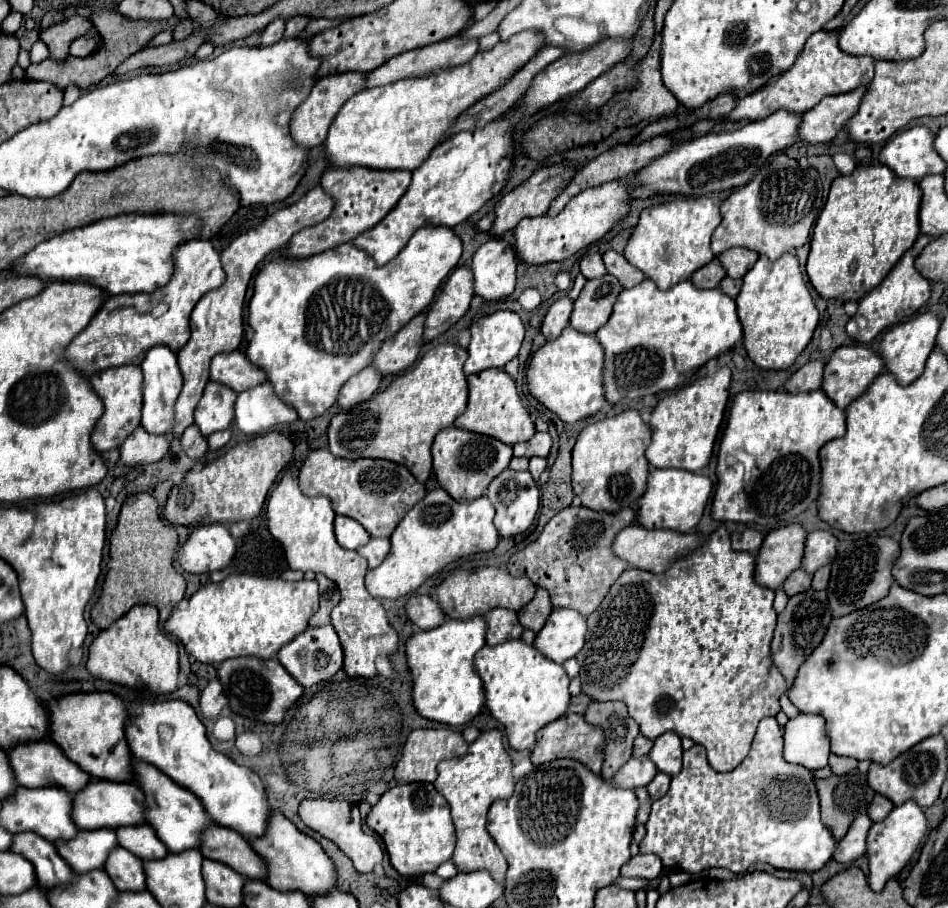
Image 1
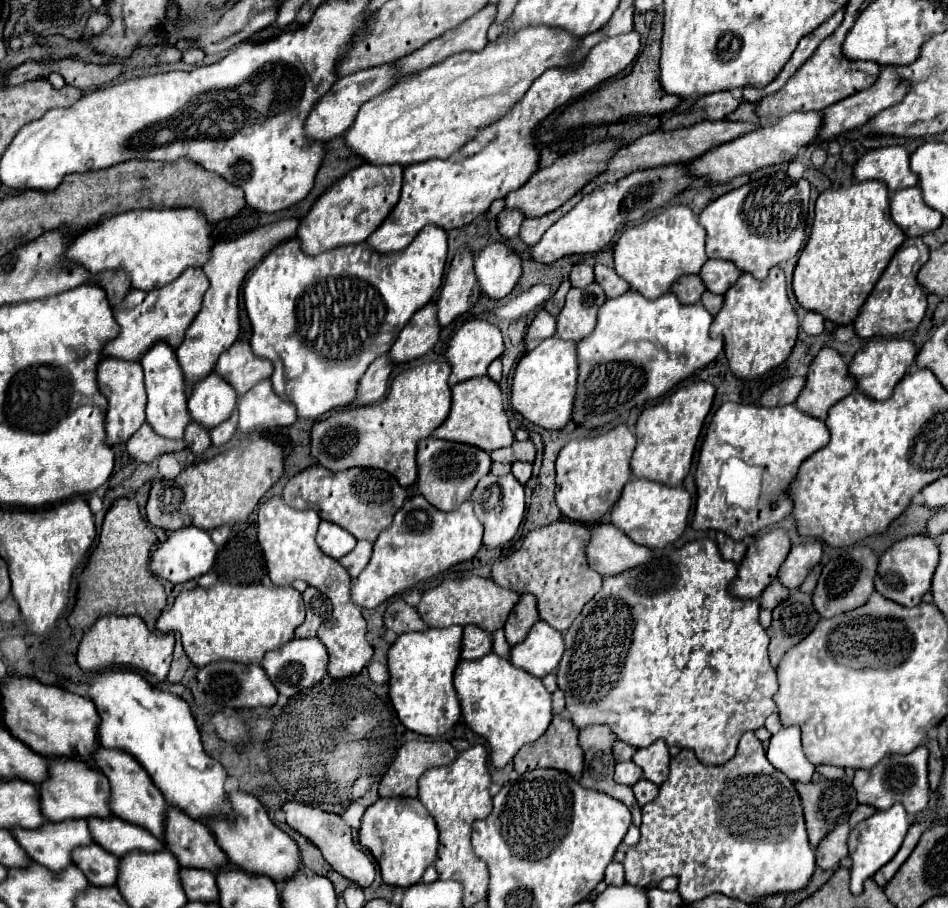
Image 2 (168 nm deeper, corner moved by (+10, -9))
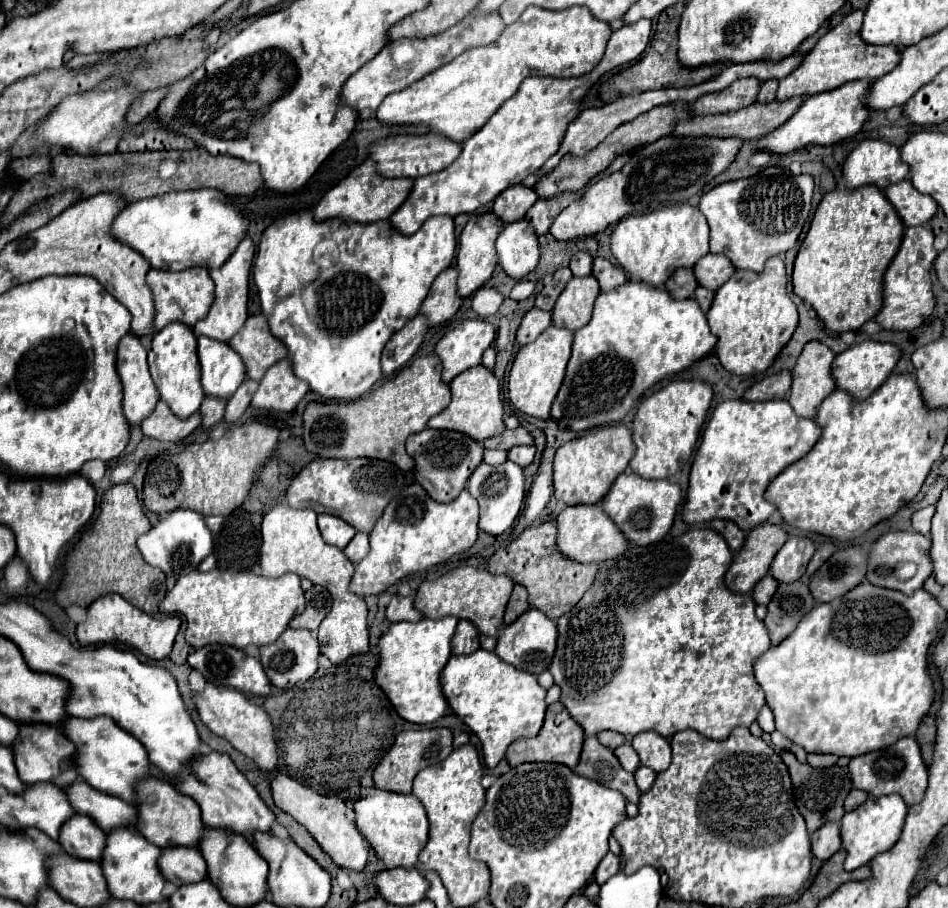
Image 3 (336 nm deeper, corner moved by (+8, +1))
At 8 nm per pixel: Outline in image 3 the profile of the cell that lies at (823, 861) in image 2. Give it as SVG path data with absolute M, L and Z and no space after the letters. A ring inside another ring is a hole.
M828 822L826 826L822 826L822 830L816 830L810 836L810 842L812 842L812 854L818 860L828 860L832 854L836 854L842 848L840 826L834 822Z

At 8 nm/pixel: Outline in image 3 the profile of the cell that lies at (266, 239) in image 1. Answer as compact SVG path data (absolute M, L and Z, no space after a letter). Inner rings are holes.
M246 236L224 266L220 266L218 270L210 270L210 276L216 284L216 300L214 300L208 316L194 326L196 336L208 336L208 338L214 338L220 342L228 342L244 326L244 322L248 318L248 280L250 280L252 262L254 262L254 244Z

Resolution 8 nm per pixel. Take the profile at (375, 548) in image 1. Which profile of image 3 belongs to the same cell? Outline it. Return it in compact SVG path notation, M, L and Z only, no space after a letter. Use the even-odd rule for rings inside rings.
M356 532L356 536L344 548L344 554L350 558L352 564L358 564L368 554L368 548L370 548L368 534L366 532Z

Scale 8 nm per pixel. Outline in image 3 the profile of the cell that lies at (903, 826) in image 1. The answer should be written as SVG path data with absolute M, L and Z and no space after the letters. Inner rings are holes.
M888 794L888 796L868 796L864 804L860 804L856 810L846 812L842 818L842 828L840 828L840 838L842 838L842 846L846 850L846 862L844 868L846 870L856 870L862 864L868 864L876 854L882 854L886 850L890 850L904 826L904 818L906 818L908 806L906 802L902 802L902 798L898 798L898 794Z

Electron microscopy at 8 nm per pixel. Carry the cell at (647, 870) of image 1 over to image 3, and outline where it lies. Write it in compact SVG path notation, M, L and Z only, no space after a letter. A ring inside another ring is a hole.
M608 852L608 854L602 858L602 862L598 864L598 868L596 868L596 872L594 872L594 880L602 886L608 878L612 878L612 876L616 874L616 870L618 870L618 860L616 860L616 854Z

